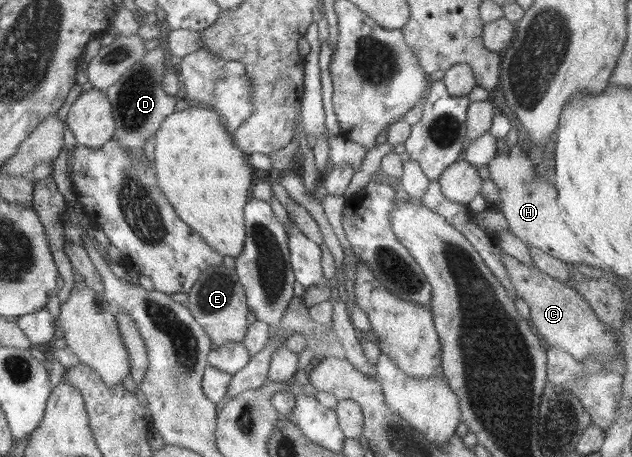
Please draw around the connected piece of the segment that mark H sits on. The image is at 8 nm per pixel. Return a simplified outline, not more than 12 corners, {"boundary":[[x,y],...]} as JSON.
{"boundary":[[519,145],[487,164],[509,230],[573,265],[614,274],[567,225]]}

